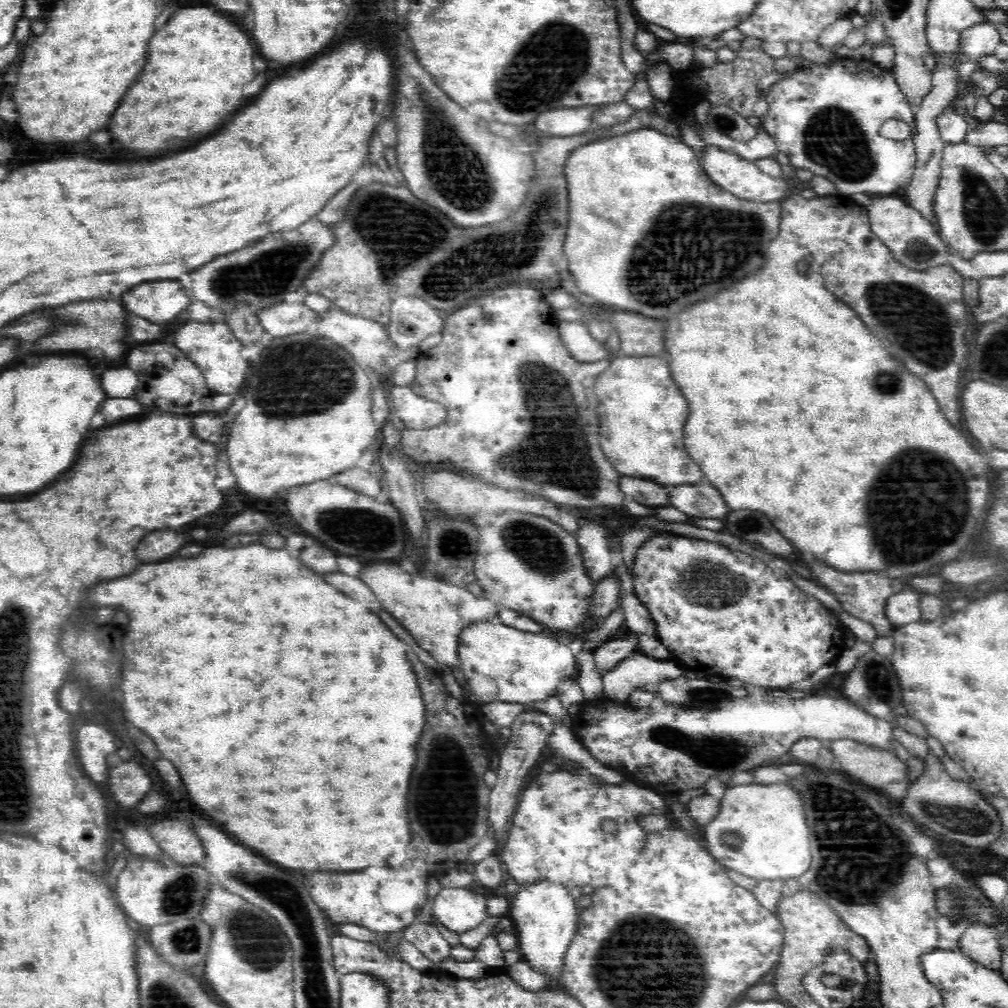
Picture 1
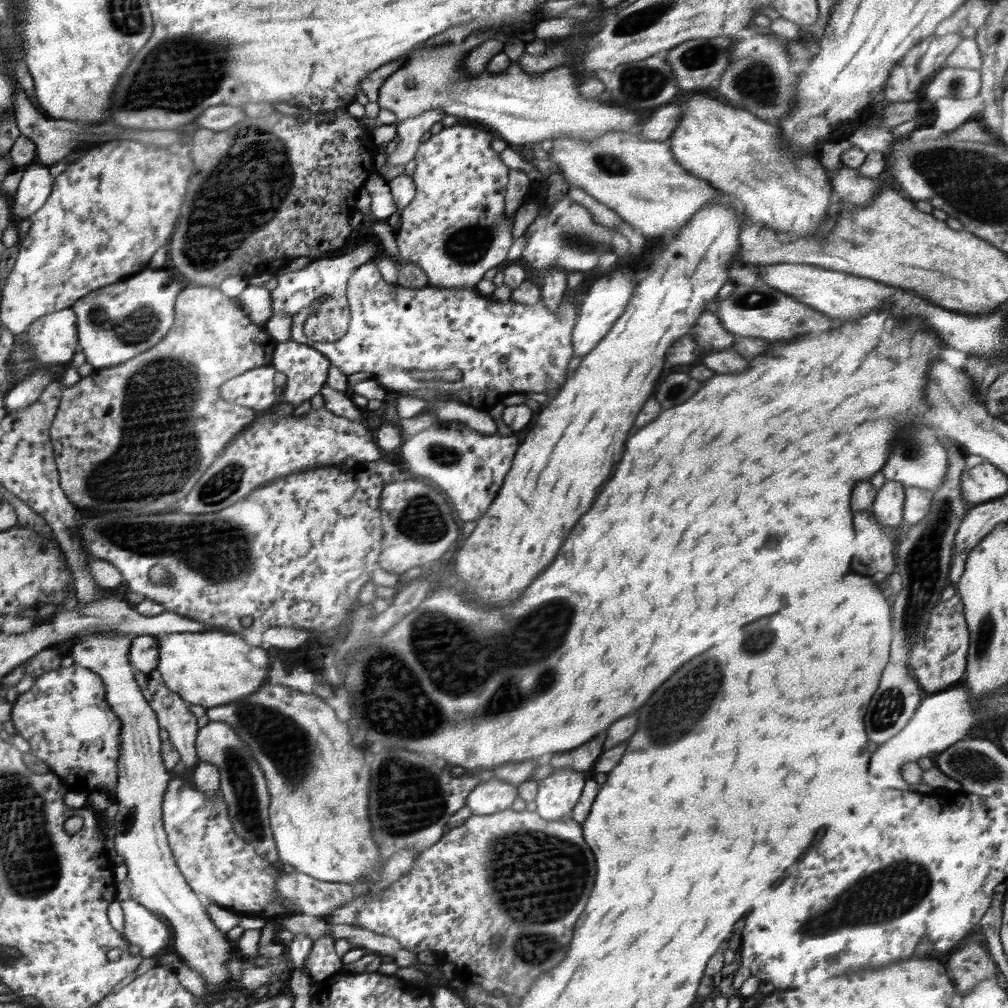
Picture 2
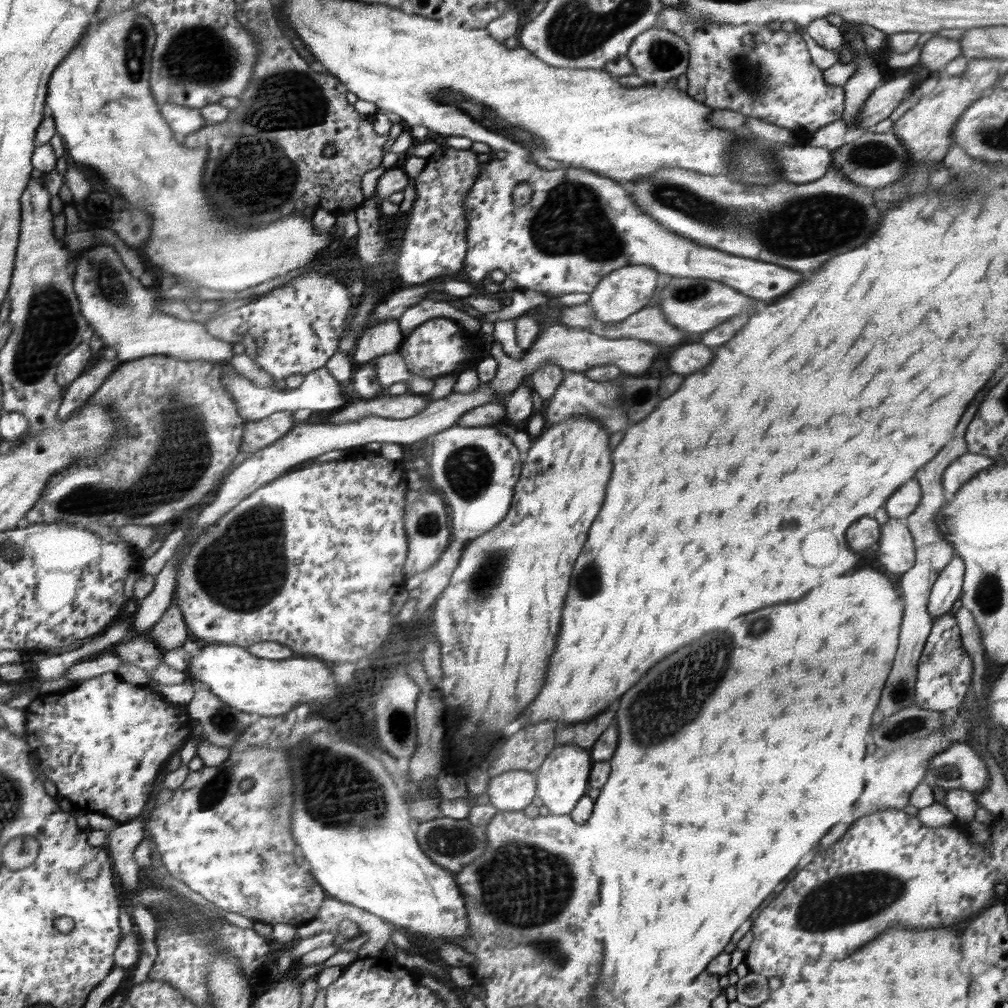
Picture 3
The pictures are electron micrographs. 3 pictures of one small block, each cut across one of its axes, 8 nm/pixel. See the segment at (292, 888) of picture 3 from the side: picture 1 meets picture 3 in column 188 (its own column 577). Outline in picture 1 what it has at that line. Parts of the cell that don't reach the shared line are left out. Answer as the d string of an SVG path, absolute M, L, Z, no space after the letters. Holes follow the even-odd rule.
M551 771L531 776L518 798L514 814L509 819L508 829L510 835L502 858L507 866L507 872L515 878L518 884L526 884L534 878L557 878L568 886L578 884L592 884L596 888L600 886L612 886L616 882L622 882L630 878L632 862L640 854L640 848L644 846L644 832L638 823L634 822L634 816L638 814L665 815L665 799L654 794L642 785L636 785L627 781L621 787L610 787L606 783L597 782L596 787L588 777L576 777L570 773Z

